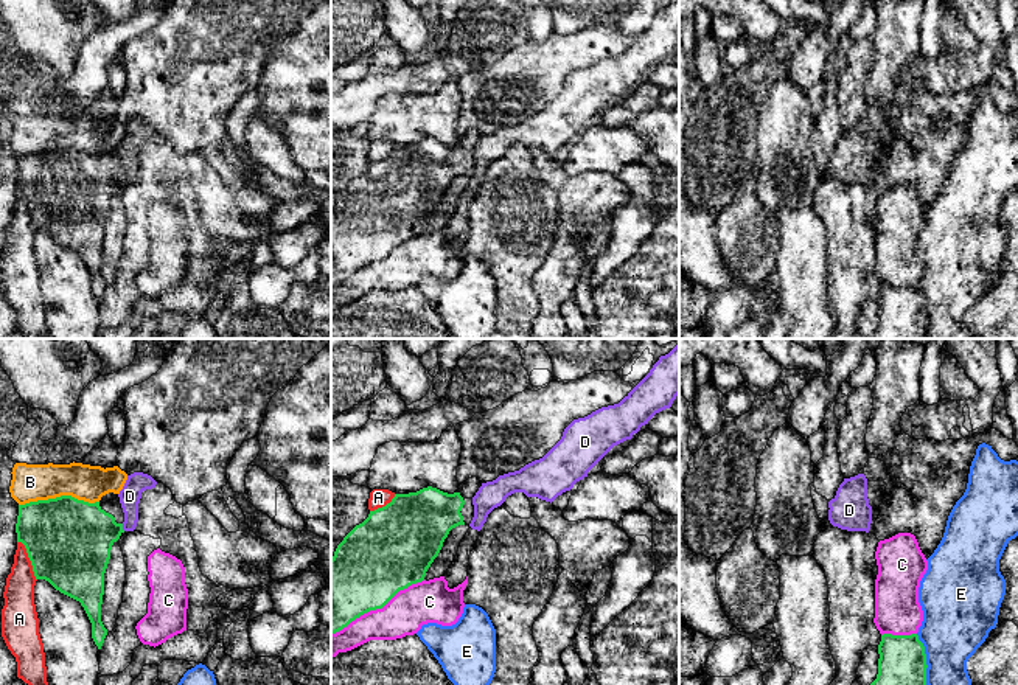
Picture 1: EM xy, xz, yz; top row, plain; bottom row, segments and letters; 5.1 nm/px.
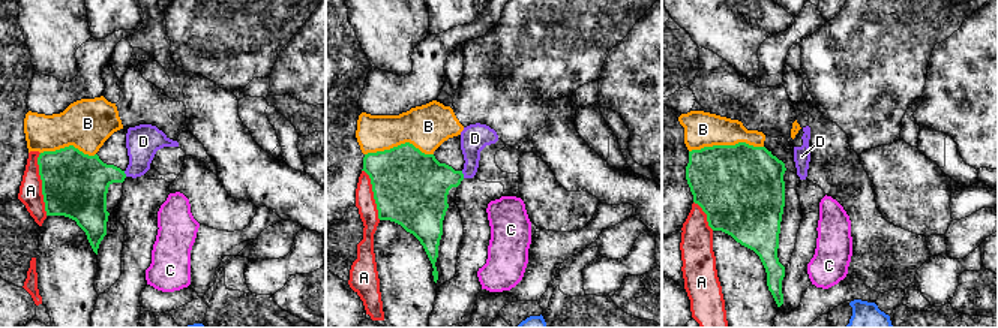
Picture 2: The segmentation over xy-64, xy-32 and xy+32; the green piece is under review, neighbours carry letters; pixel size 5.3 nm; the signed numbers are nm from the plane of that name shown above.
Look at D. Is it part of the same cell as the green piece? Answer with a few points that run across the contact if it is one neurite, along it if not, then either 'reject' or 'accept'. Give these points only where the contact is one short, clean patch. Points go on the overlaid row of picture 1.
line xy (122, 524), (125, 530); reject

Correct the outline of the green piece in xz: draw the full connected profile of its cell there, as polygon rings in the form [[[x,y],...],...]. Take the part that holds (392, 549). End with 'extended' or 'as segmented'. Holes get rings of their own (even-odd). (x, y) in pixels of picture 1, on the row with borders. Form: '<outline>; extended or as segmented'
[[[432,486],[395,494],[390,503],[370,511],[368,517],[343,537],[331,558],[331,634],[370,610],[382,609],[399,590],[424,581],[449,531],[469,525],[472,517],[472,499]]]; extended

